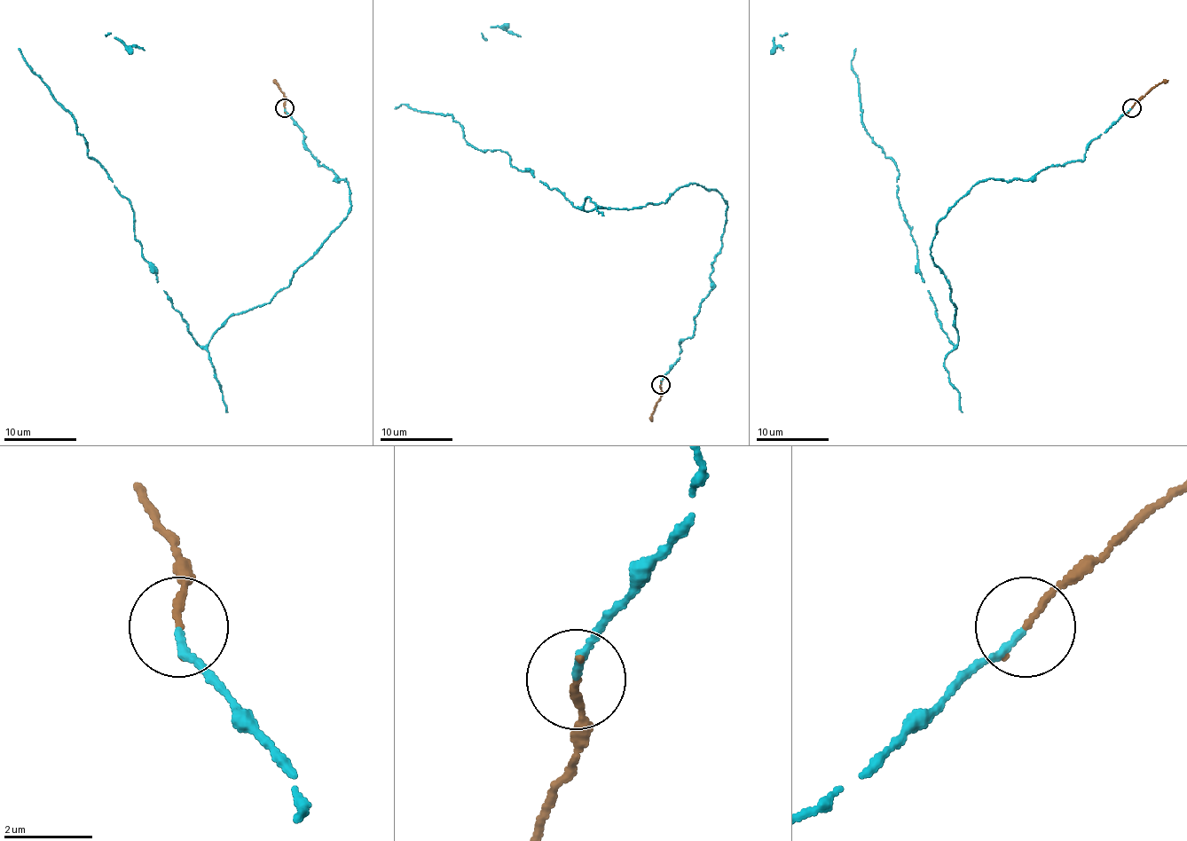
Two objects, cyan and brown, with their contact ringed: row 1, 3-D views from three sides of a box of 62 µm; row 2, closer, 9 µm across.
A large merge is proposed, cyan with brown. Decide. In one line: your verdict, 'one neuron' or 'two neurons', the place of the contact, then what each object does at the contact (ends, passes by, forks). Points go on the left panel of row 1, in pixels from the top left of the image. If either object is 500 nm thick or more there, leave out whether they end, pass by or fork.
one neuron | (284, 107) | cyan ends | brown ends

